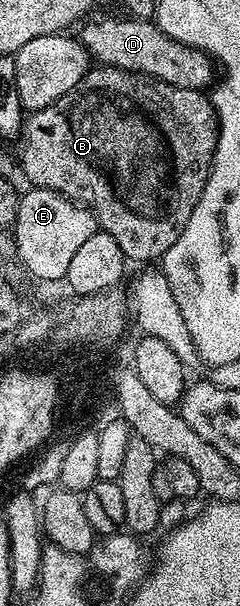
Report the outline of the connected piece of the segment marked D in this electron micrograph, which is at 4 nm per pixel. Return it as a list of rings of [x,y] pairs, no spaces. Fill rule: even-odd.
[[[90,17],[81,24],[80,42],[86,47],[91,60],[108,67],[148,75],[151,79],[170,83],[176,87],[206,89],[215,82],[215,60],[194,47],[170,39],[158,28],[157,22],[149,19],[94,19]]]

